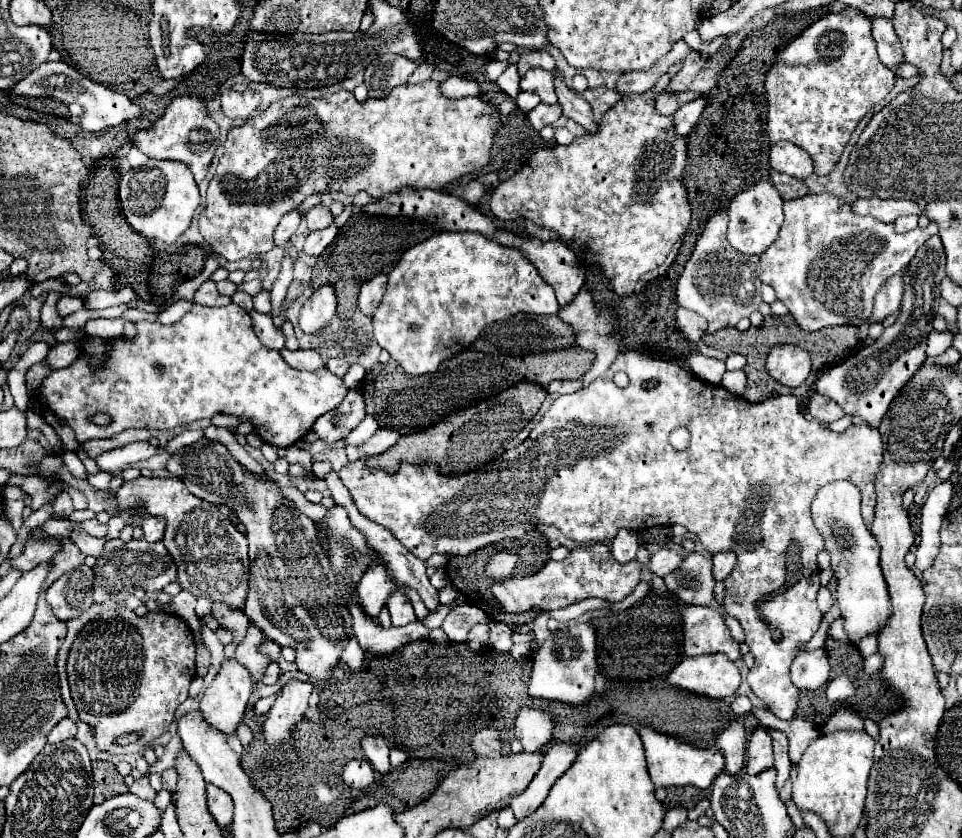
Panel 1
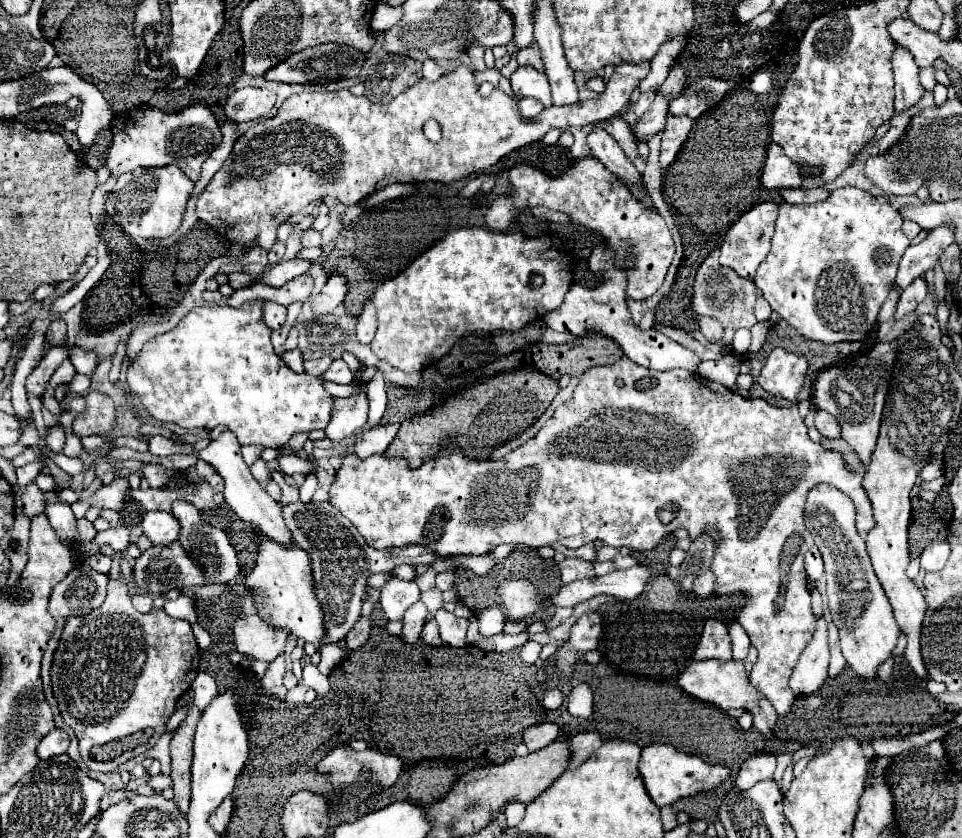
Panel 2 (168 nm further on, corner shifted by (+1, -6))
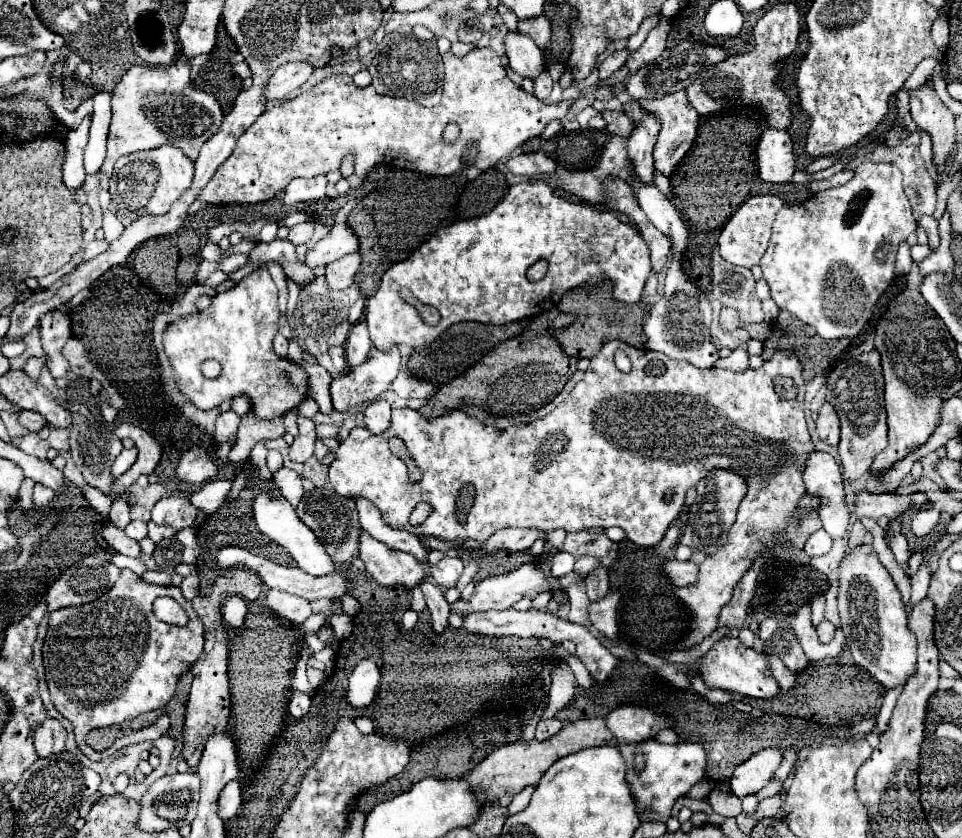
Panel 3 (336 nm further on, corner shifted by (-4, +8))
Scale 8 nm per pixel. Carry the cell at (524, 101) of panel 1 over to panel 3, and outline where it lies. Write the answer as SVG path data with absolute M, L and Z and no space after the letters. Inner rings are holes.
M545 70L543 74L539 74L537 78L535 78L535 96L539 98L539 100L545 100L549 94L551 94L551 88L553 88L553 80L551 80L551 76L549 76L549 72Z

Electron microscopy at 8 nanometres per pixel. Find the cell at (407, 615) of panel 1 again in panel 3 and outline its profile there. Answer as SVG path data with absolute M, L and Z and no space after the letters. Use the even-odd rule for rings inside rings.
M361 530L361 536L359 536L359 558L363 560L365 564L365 570L385 588L395 588L395 586L405 586L405 588L415 588L423 578L435 578L435 580L459 580L461 572L463 572L463 562L459 558L453 558L455 562L455 576L449 576L449 572L445 574L445 566L453 566L451 562L449 564L437 564L437 566L431 566L431 564L421 564L413 554L407 554L407 552L397 552L393 548L389 548L387 544L383 542L377 542L369 532Z

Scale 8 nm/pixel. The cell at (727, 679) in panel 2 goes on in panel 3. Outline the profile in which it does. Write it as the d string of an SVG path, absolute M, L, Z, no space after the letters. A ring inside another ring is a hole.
M721 638L717 646L713 646L703 658L701 658L701 678L709 688L719 688L751 698L773 698L779 694L779 684L773 678L769 670L769 662L763 652L755 652L753 648L747 648L739 638Z

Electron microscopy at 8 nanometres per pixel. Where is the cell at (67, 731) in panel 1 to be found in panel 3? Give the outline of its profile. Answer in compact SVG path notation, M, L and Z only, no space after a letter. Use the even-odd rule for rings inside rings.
M47 718L35 730L35 752L39 758L61 754L65 750L65 740L67 740L67 730L61 726L61 722Z

